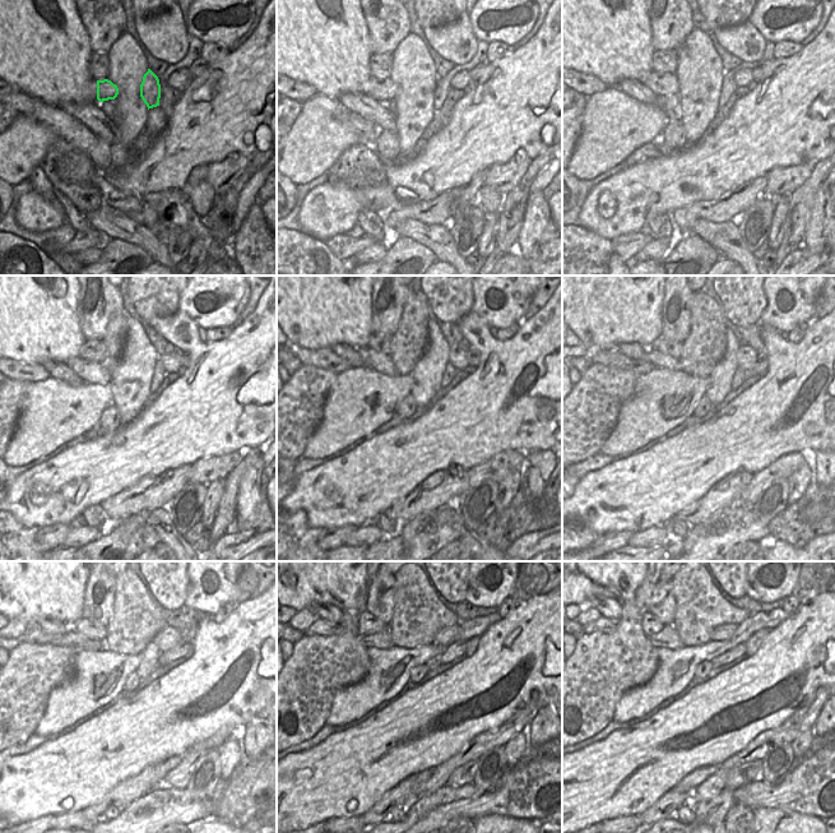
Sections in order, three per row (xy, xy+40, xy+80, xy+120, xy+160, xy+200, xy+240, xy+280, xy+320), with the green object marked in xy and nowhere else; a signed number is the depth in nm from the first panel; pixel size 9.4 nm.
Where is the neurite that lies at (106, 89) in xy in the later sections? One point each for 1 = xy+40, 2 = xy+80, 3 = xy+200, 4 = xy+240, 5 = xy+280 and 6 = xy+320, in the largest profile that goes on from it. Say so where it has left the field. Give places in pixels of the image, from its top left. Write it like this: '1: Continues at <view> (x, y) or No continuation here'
1: Continues at xy+40 (384, 91)
2: Continues at xy+80 (660, 84)
3: Continues at xy+200 (626, 356)
4: Continues at xy+240 (43, 632)
5: Continues at xy+280 (320, 626)
6: Continues at xy+320 (606, 625)

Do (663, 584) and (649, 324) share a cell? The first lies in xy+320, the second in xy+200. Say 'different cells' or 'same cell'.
different cells

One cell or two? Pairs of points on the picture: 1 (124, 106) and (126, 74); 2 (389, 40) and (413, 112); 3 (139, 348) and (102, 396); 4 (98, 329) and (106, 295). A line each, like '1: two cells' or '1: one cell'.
1: one cell
2: two cells
3: two cells
4: one cell

